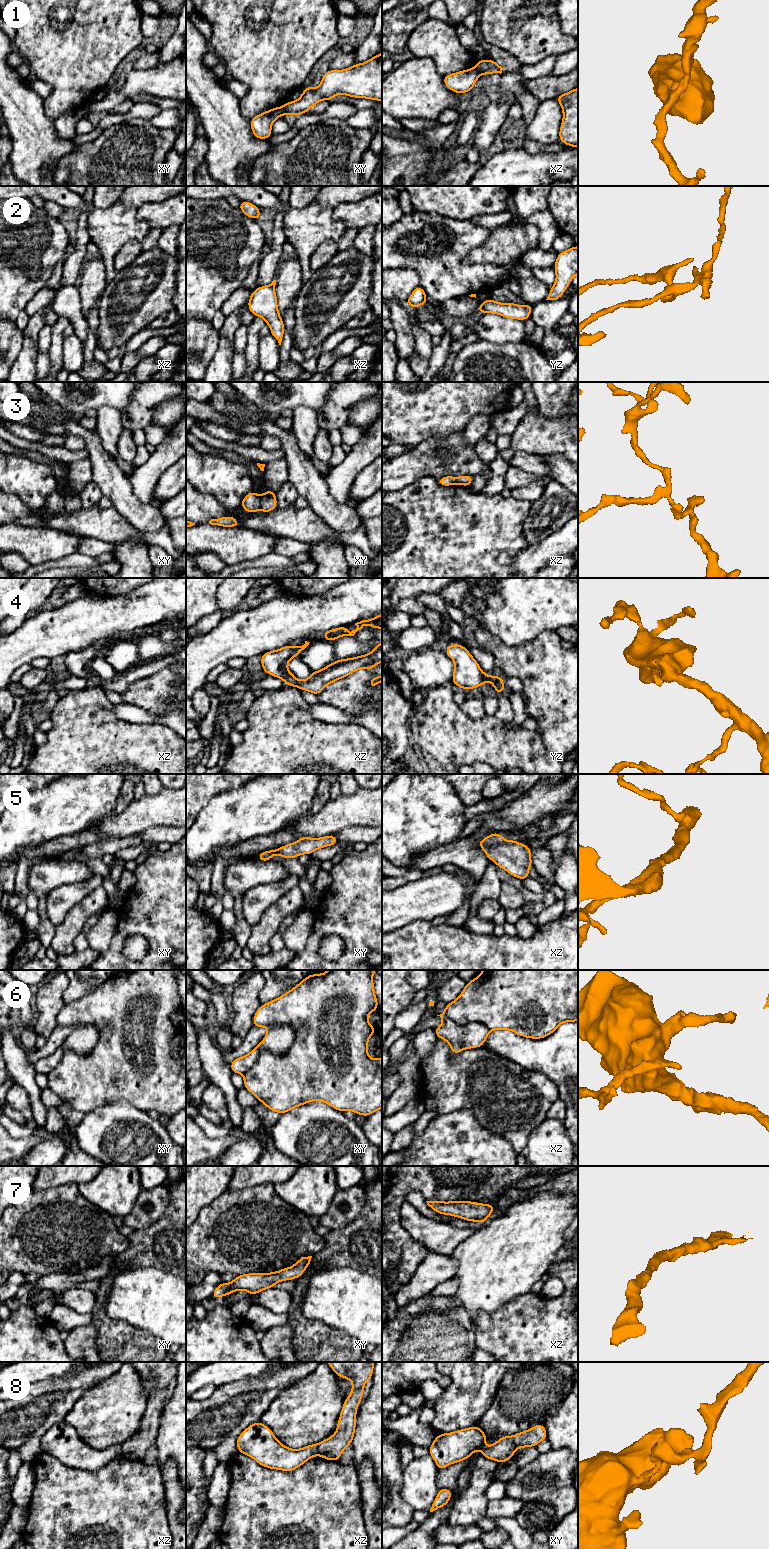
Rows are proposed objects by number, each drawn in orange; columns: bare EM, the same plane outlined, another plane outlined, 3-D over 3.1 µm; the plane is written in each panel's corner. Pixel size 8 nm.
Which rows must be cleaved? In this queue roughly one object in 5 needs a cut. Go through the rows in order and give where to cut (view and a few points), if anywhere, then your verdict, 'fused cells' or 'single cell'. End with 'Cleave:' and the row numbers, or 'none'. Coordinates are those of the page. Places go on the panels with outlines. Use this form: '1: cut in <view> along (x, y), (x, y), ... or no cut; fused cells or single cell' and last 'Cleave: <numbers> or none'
1: cut in xy along (281, 107), (283, 114); fused cells
2: cut in yz along (480, 304), (483, 312); fused cells
3: cut in xy along (259, 496), (261, 508); fused cells
4: no cut; single cell
5: no cut; single cell
6: cut in xy along (294, 1029), (285, 1052), (263, 1049), (243, 1074); fused cells
7: no cut; single cell
8: cut in xy along (512, 1436), (516, 1448); fused cells
Cleave: 1, 2, 3, 6, 8

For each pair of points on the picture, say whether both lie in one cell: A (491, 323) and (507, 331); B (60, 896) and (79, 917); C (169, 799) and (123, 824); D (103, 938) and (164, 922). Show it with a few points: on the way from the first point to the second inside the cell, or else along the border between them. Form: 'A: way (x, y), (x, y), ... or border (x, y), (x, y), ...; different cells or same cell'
A: way (495, 327), (503, 330); same cell
B: border (89, 893), (56, 926); different cells
C: way (158, 810), (145, 812), (134, 820); same cell
D: border (118, 912), (118, 926), (110, 946), (100, 953); different cells

